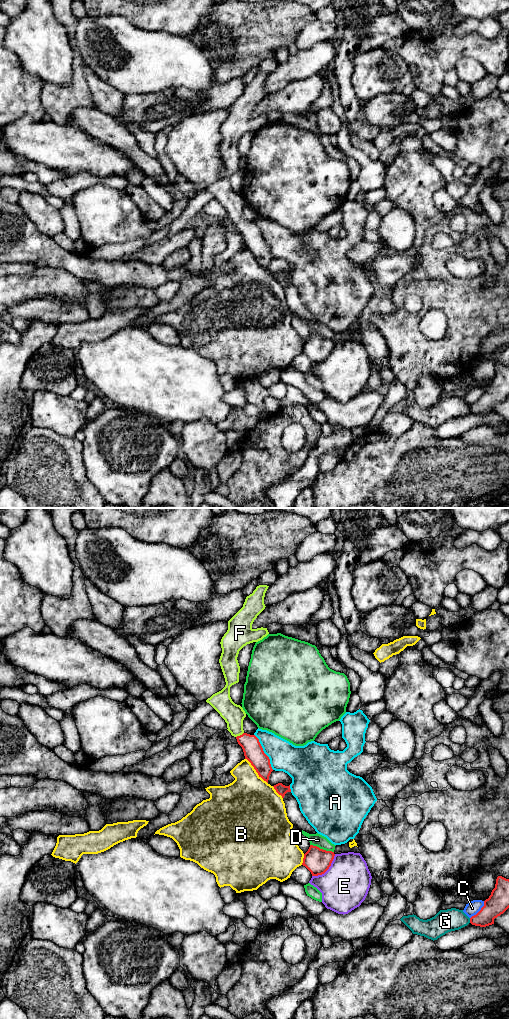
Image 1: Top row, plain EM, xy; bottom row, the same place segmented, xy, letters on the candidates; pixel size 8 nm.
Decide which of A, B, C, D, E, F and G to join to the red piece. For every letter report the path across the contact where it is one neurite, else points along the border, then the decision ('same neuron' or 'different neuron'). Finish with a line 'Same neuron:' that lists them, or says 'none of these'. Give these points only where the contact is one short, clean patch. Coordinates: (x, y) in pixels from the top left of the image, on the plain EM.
A: different neuron
B: different neuron
C: different neuron
D: border xy (310, 332), (333, 340); different neuron
E: different neuron
F: way xy (253, 239), (251, 234), (240, 223), (236, 218), (233, 202); same neuron
G: different neuron
Same neuron: F

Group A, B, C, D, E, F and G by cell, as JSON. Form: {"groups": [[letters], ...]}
{"groups": [["A"], ["B"], ["C"], ["D"], ["E"], ["F"], ["G"]]}

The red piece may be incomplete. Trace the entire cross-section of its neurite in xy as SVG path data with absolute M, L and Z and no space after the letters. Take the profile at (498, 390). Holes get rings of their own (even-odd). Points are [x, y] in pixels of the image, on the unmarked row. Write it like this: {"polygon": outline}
{"polygon": "M498 364L495 376L491 383L484 389L484 394L470 406L470 411L475 414L486 415L494 412L494 407L509 396L509 367Z"}

